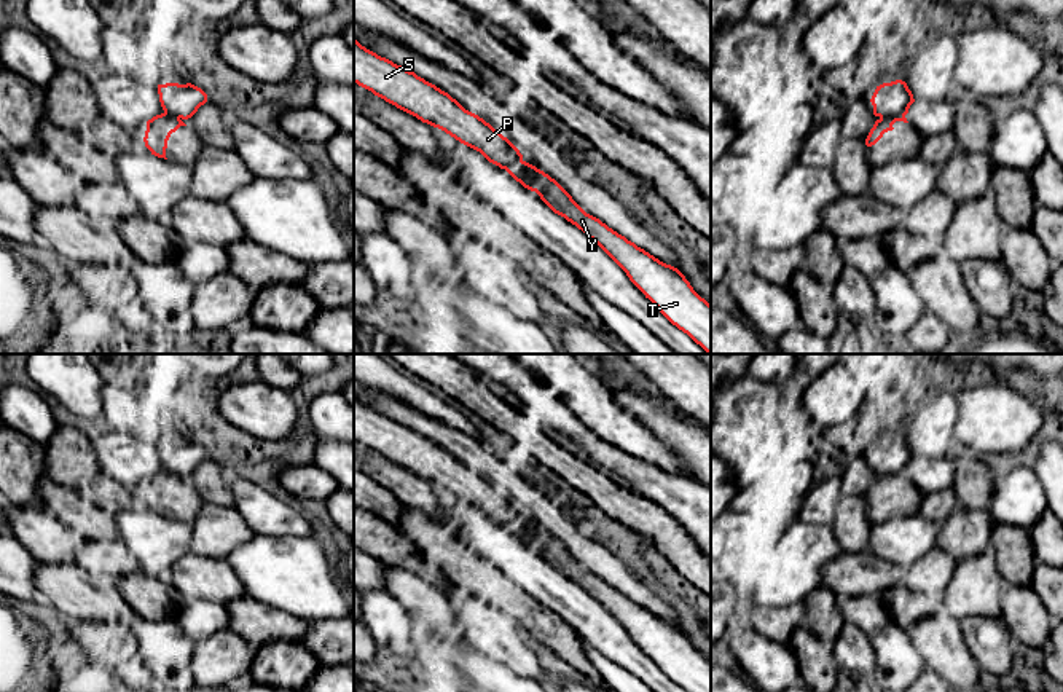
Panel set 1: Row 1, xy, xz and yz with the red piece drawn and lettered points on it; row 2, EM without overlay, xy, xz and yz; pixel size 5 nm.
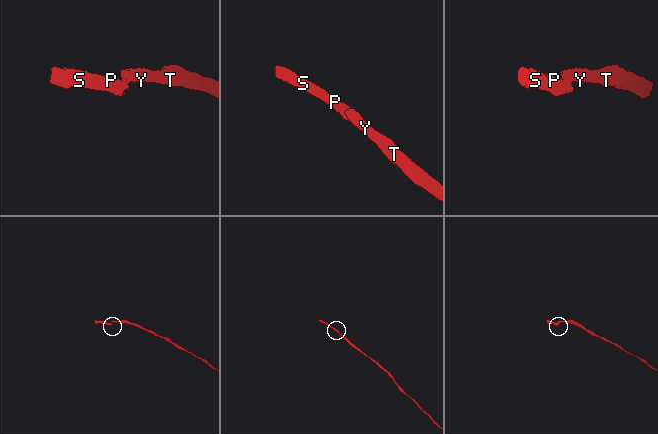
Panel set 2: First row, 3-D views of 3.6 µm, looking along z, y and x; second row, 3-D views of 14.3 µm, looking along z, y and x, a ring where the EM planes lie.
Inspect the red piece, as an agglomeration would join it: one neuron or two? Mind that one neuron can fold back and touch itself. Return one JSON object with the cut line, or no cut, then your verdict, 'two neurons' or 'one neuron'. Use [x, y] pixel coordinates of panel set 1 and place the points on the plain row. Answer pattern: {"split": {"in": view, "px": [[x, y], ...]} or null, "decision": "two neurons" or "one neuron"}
{"split": {"in": "xz", "px": [[528, 522], [533, 528], [533, 544], [536, 547]]}, "decision": "two neurons"}

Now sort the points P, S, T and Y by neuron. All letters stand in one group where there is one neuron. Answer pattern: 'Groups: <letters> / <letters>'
Groups: P S / T Y

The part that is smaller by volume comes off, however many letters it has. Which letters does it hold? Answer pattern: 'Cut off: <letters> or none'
Cut off: P, S

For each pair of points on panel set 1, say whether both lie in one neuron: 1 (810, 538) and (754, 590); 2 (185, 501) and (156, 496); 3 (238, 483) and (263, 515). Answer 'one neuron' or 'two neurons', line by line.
1: one neuron
2: one neuron
3: one neuron

